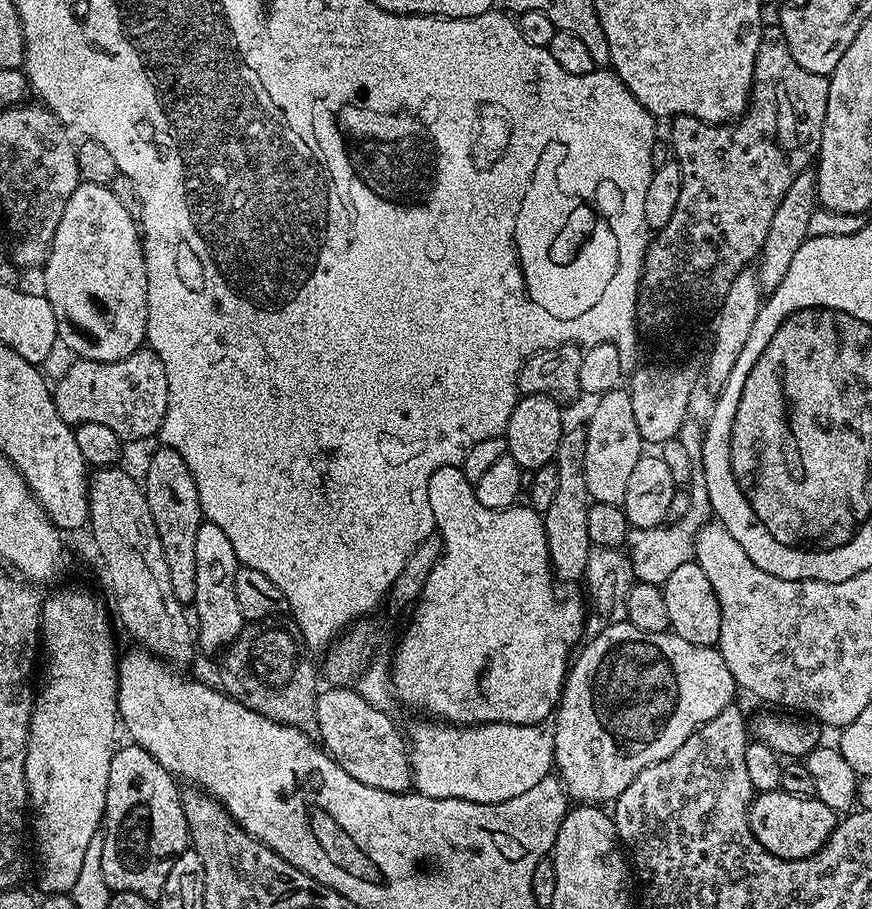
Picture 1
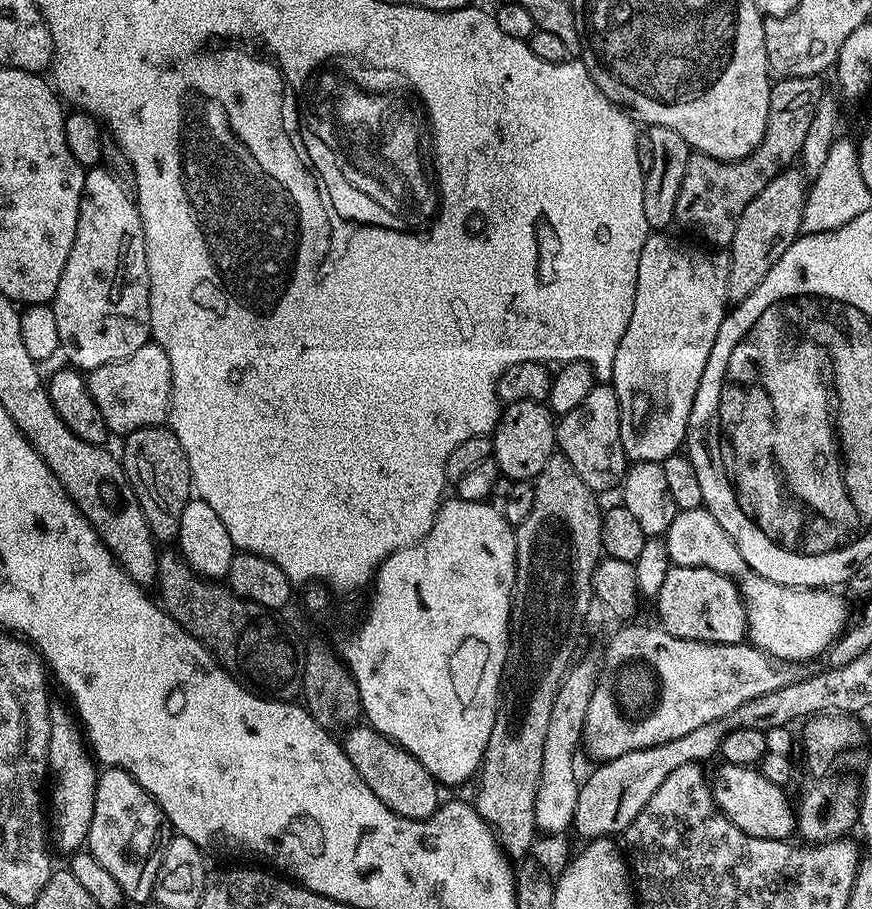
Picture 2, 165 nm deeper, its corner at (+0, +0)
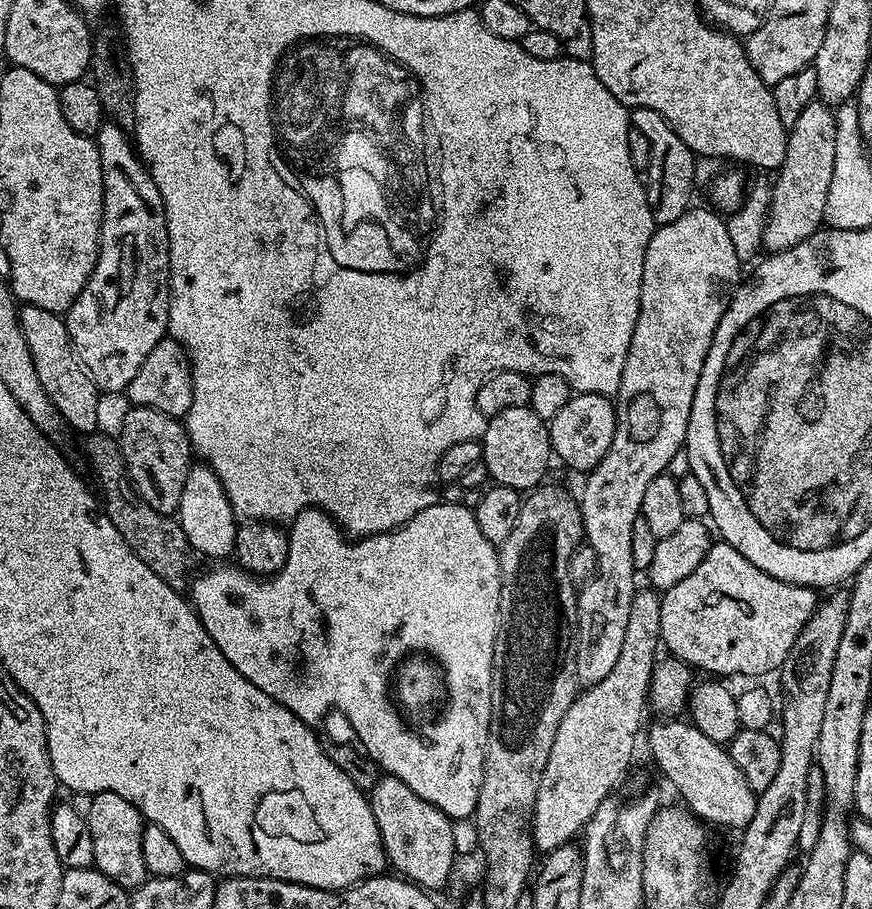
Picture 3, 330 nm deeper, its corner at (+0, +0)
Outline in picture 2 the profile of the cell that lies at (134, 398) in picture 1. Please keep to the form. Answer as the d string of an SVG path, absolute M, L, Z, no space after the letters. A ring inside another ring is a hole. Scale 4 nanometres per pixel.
M155 342L143 344L125 360L91 369L86 376L88 389L106 418L109 433L123 438L139 428L155 428L169 419L172 410L172 371L166 350Z

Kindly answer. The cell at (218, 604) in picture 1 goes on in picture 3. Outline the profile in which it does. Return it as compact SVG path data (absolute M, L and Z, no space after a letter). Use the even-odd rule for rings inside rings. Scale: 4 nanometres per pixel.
M196 462L188 469L186 486L182 486L182 498L178 519L188 539L189 549L204 556L228 556L236 551L236 529L238 517L226 498L226 490L207 463Z

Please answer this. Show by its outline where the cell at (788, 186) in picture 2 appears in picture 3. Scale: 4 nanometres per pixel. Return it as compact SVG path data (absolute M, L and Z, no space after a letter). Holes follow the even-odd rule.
M819 98L811 100L798 114L798 122L788 128L786 158L775 173L776 184L771 185L762 245L765 253L784 252L821 231L834 171L835 128L835 111Z

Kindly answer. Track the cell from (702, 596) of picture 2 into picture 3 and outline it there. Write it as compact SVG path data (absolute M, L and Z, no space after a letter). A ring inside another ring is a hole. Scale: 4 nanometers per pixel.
M716 542L708 549L708 553L702 558L702 562L698 562L698 566L694 566L694 570L690 570L690 574L686 574L686 578L682 578L682 582L678 582L666 589L663 595L660 596L660 602L661 641L665 649L668 647L672 651L669 653L675 659L681 660L681 662L693 670L701 668L704 674L711 674L716 678L728 678L724 676L732 676L735 672L740 676L764 676L767 672L775 673L784 665L784 660L790 654L790 650L794 646L798 634L802 634L806 622L810 622L810 618L814 614L818 603L818 592L815 588L807 588L801 584L787 584L786 582L782 582L778 578L774 578L770 574L758 570L758 566L754 566L754 562L742 558L742 554L738 554L738 550L734 550L734 546L723 542Z

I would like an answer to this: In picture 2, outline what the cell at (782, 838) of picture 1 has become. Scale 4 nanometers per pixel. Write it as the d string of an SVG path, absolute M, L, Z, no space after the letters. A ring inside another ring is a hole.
M721 763L716 773L711 773L712 798L726 818L754 838L787 841L796 832L797 813L788 801L783 787L769 780L755 767Z

